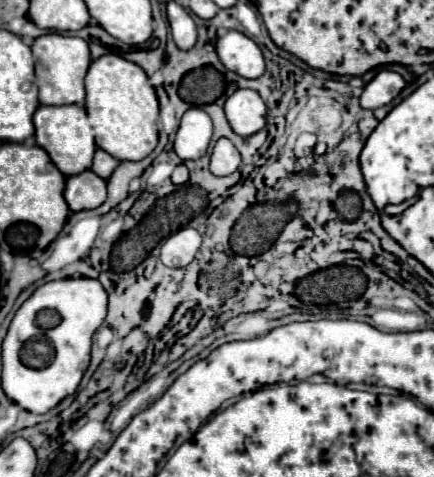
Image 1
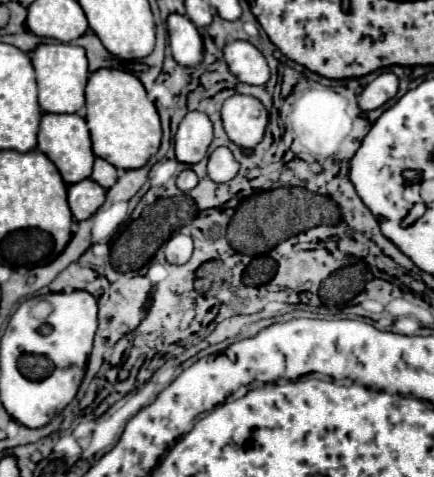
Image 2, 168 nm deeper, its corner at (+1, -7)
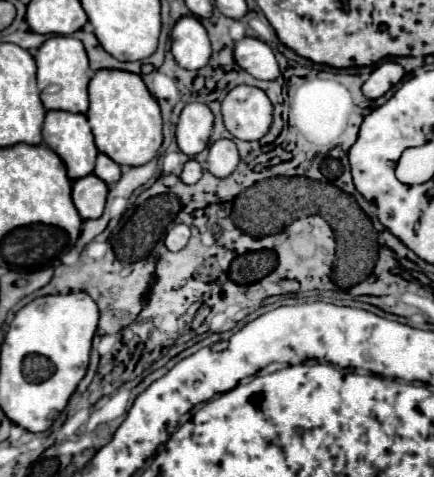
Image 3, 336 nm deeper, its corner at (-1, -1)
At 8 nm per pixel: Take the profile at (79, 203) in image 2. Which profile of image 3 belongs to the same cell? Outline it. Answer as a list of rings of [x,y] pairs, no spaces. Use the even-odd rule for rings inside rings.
[[[94,174],[78,178],[72,184],[72,202],[84,220],[100,218],[106,204],[106,194],[108,186]]]

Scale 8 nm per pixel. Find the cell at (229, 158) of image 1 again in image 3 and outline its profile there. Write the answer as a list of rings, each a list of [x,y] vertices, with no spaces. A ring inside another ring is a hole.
[[[218,140],[210,146],[210,156],[206,160],[206,170],[218,178],[230,176],[238,166],[238,150],[232,140]]]

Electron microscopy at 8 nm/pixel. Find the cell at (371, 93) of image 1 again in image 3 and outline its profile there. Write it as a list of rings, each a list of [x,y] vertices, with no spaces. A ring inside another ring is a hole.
[[[384,62],[364,82],[362,92],[364,92],[364,96],[368,100],[376,100],[376,98],[384,96],[394,84],[398,84],[402,76],[404,76],[404,68],[400,64],[396,64],[396,62]]]

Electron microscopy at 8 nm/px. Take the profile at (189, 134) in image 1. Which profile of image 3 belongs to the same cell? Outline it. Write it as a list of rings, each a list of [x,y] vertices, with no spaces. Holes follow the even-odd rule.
[[[192,102],[184,106],[176,126],[176,140],[186,156],[196,156],[208,146],[212,122],[214,114],[206,104]]]

